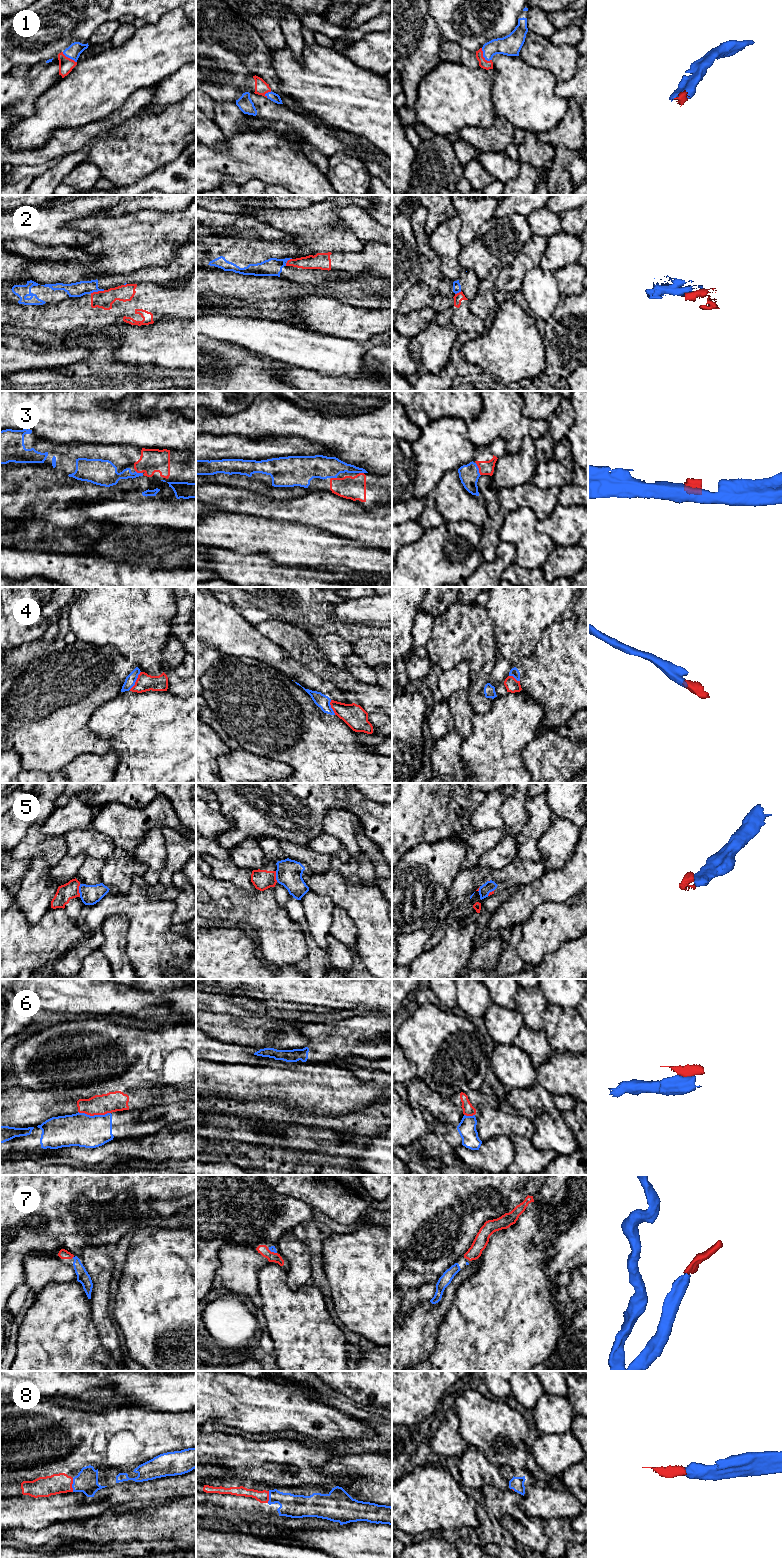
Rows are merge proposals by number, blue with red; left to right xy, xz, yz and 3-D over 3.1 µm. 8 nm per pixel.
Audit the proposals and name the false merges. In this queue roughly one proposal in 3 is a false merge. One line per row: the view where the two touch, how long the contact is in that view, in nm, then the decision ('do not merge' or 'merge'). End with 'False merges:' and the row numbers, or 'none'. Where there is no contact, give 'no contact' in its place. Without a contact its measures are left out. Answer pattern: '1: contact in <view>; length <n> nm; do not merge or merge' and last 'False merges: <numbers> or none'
1: contact in yz; length 130 nm; merge
2: contact in xy; length 120 nm; do not merge
3: contact in yz; length 110 nm; merge
4: contact in xy; length 180 nm; merge
5: contact in xy; length 100 nm; do not merge
6: contact in xy; length 260 nm; do not merge
7: contact in xz; length 80 nm; merge
8: contact in xy; length 110 nm; merge
False merges: 2, 5, 6

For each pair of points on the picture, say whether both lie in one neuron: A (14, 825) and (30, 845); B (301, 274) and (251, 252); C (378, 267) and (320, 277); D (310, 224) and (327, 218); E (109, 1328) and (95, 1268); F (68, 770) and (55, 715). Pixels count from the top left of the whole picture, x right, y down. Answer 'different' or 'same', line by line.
A: different
B: same
C: different
D: same
E: same
F: different

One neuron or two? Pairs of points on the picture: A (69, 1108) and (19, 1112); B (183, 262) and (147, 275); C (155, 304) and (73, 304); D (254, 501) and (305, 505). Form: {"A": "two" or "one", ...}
{"A": "one", "B": "one", "C": "one", "D": "one"}

